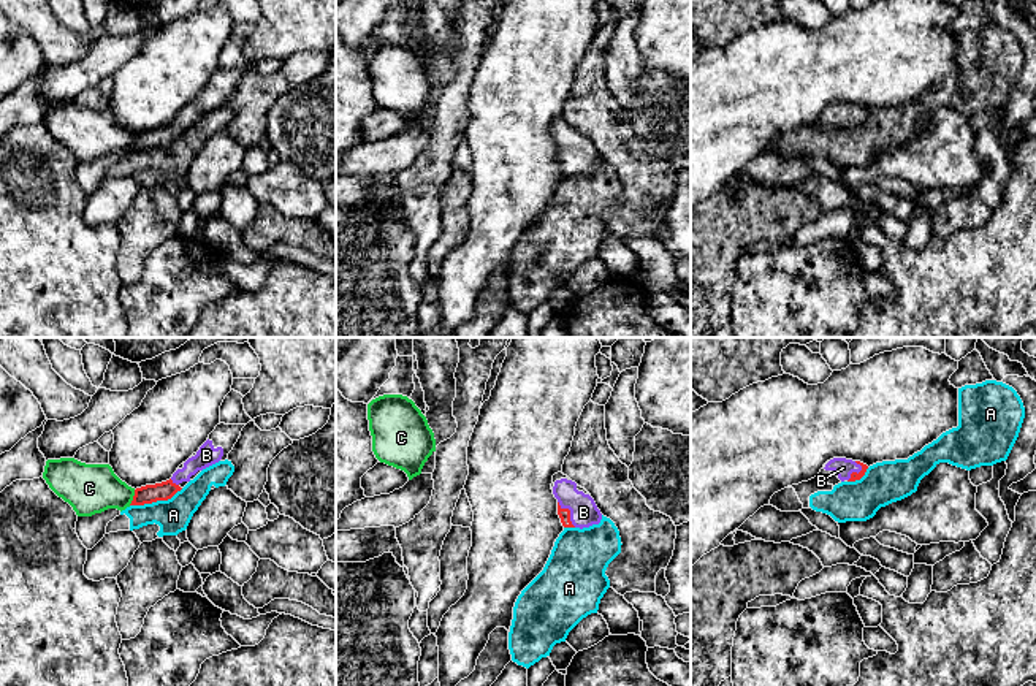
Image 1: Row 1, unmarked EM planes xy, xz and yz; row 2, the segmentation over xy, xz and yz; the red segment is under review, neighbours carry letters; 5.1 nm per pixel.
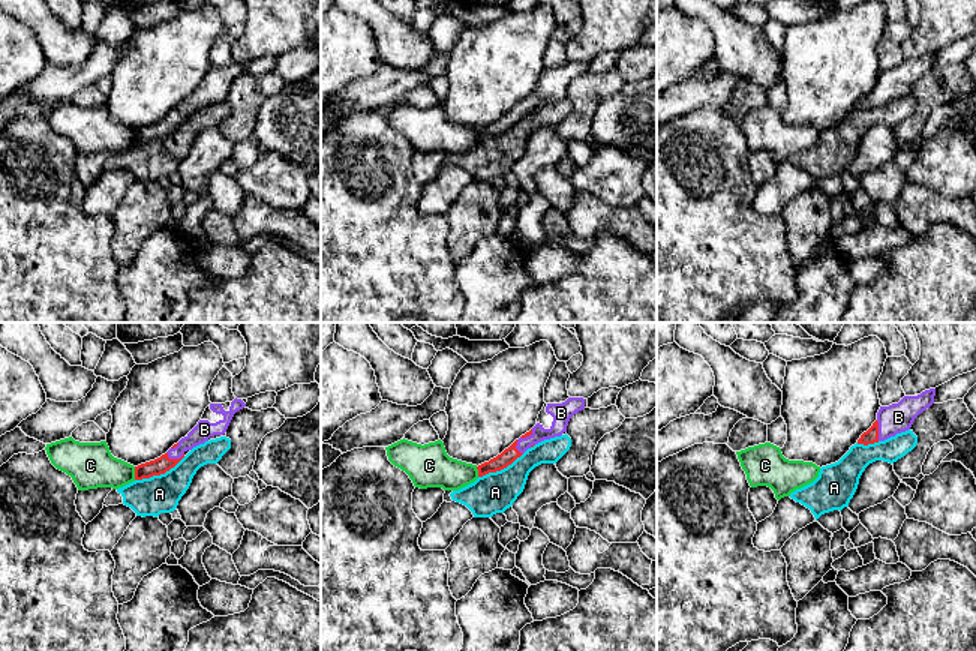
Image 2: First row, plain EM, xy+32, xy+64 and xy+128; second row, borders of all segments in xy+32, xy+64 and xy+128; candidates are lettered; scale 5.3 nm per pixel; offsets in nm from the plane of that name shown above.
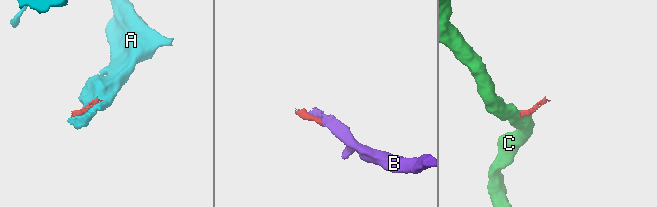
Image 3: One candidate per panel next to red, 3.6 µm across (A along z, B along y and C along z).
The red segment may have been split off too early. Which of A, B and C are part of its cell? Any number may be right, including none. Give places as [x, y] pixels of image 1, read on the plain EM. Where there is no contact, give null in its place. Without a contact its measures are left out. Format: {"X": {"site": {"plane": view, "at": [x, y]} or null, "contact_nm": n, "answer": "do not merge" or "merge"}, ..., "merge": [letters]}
{"A": {"site": {"plane": "xy", "at": [156, 146]}, "contact_nm": 280, "answer": "do not merge"}, "B": {"site": {"plane": "xz", "at": [569, 157]}, "contact_nm": 160, "answer": "merge"}, "C": {"site": {"plane": "xy", "at": [133, 143]}, "contact_nm": 90, "answer": "do not merge"}, "merge": ["B"]}

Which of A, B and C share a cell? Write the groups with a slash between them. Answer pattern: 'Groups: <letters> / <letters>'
Groups: A / B / C

